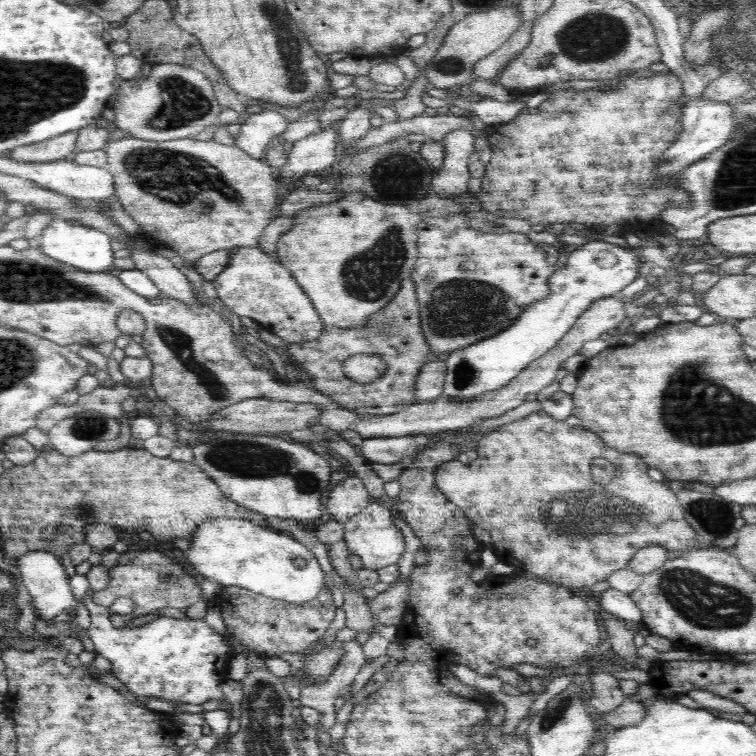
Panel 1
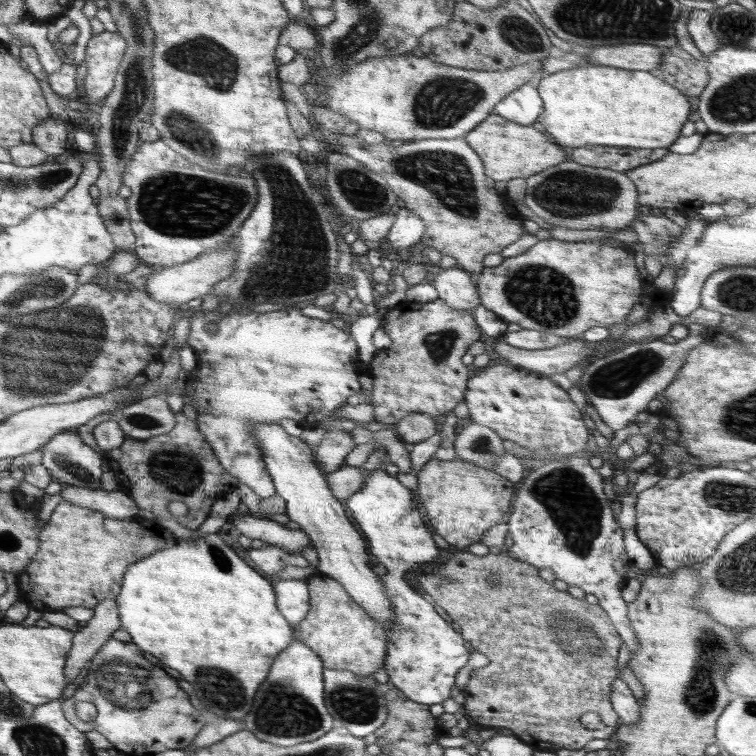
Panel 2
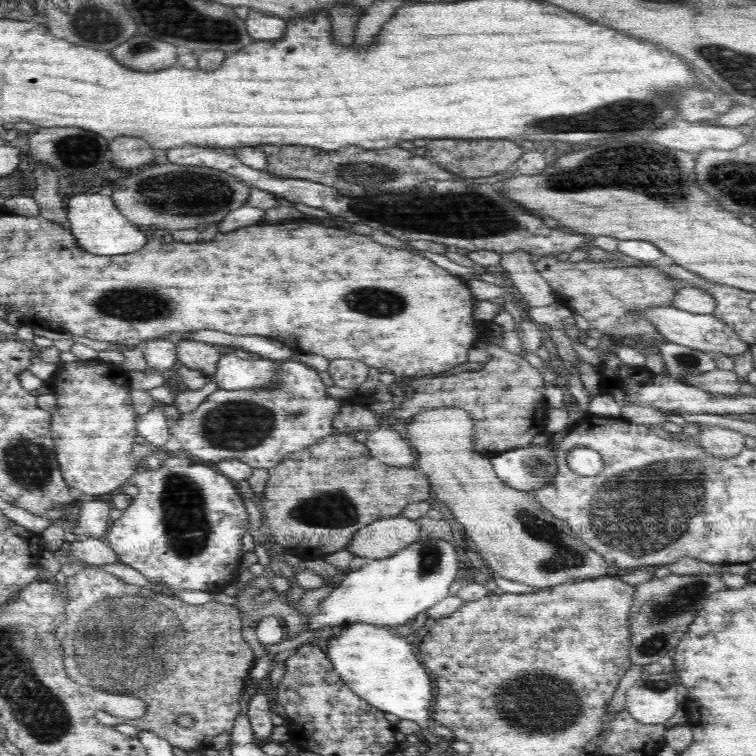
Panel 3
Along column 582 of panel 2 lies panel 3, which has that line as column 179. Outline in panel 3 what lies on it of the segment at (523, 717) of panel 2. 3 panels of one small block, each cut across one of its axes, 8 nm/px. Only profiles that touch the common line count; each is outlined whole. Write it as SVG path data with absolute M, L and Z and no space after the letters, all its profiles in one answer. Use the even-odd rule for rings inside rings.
M93 565L84 567L82 572L78 572L76 576L67 577L66 589L67 604L65 604L65 622L55 631L54 636L62 643L62 649L64 649L62 659L64 659L64 668L66 669L67 675L74 682L77 682L79 686L111 691L112 694L132 695L133 697L142 699L142 701L146 703L144 716L140 718L117 717L104 711L98 711L95 714L98 722L111 727L115 727L117 724L127 723L130 724L130 726L135 726L138 730L144 729L157 734L158 737L164 738L164 740L168 741L173 747L200 752L212 748L212 740L214 740L218 734L231 732L236 719L240 716L240 697L244 690L244 680L249 676L249 672L252 670L256 659L254 653L252 653L250 644L248 644L244 636L242 636L241 614L236 607L223 605L218 601L208 604L188 604L182 602L178 596L176 596L176 598L166 597L166 595L162 595L161 593L155 593L151 590L138 587L137 585L128 584L119 577ZM180 714L190 714L190 716L196 720L196 726L194 726L194 728L180 728L180 726L176 726L174 720L176 720L176 716L180 716Z

